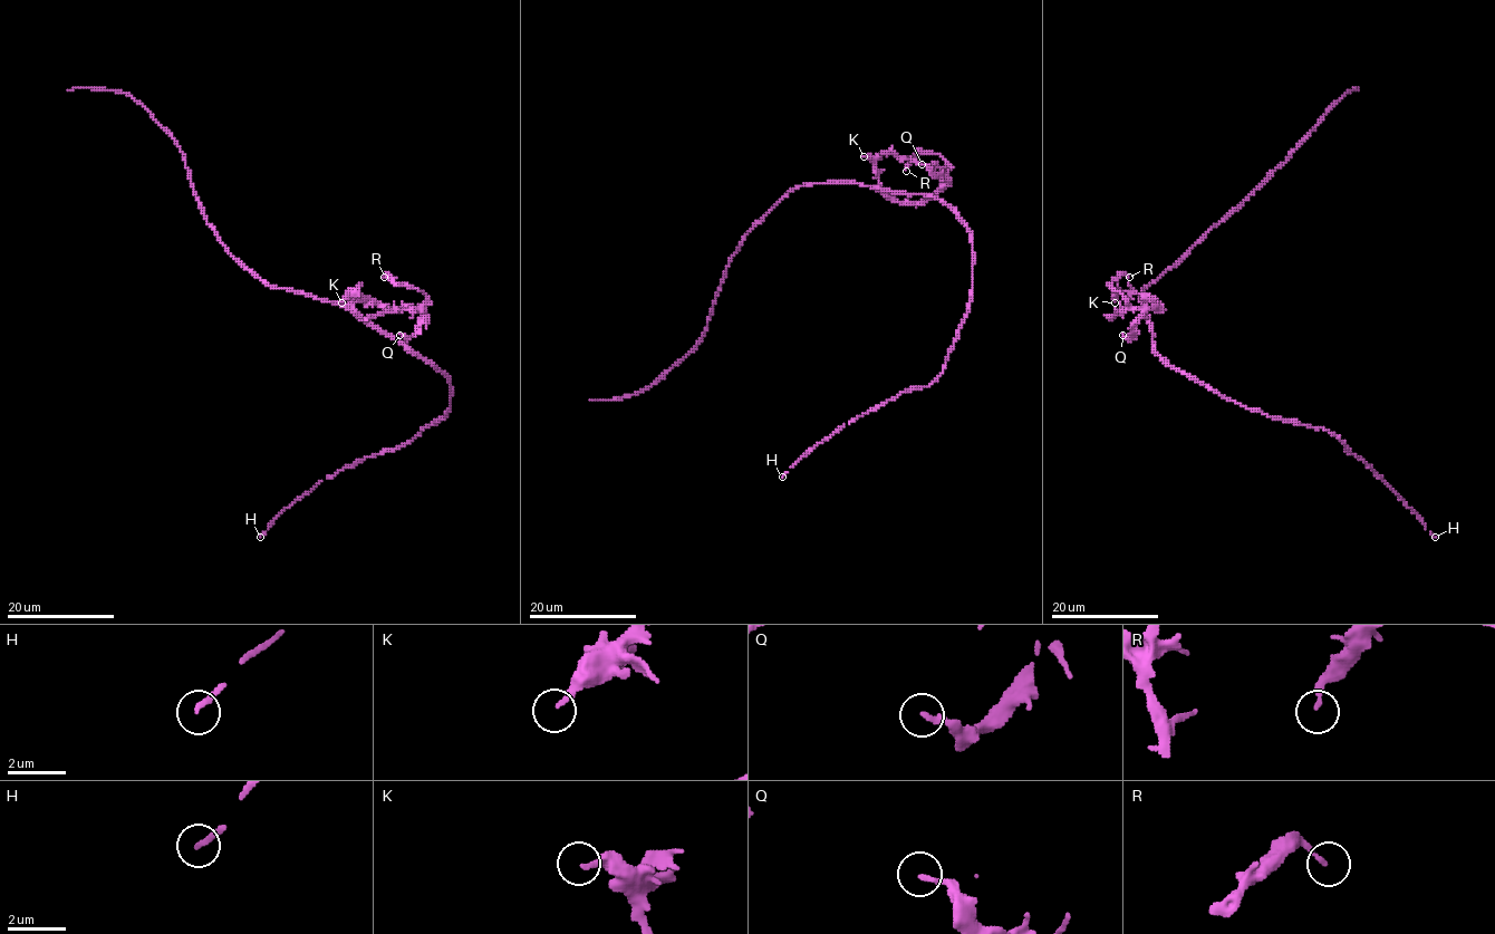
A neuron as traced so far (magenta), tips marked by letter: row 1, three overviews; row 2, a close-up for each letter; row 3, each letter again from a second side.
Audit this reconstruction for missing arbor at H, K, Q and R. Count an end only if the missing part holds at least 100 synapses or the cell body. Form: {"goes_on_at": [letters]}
{"goes_on_at": []}

